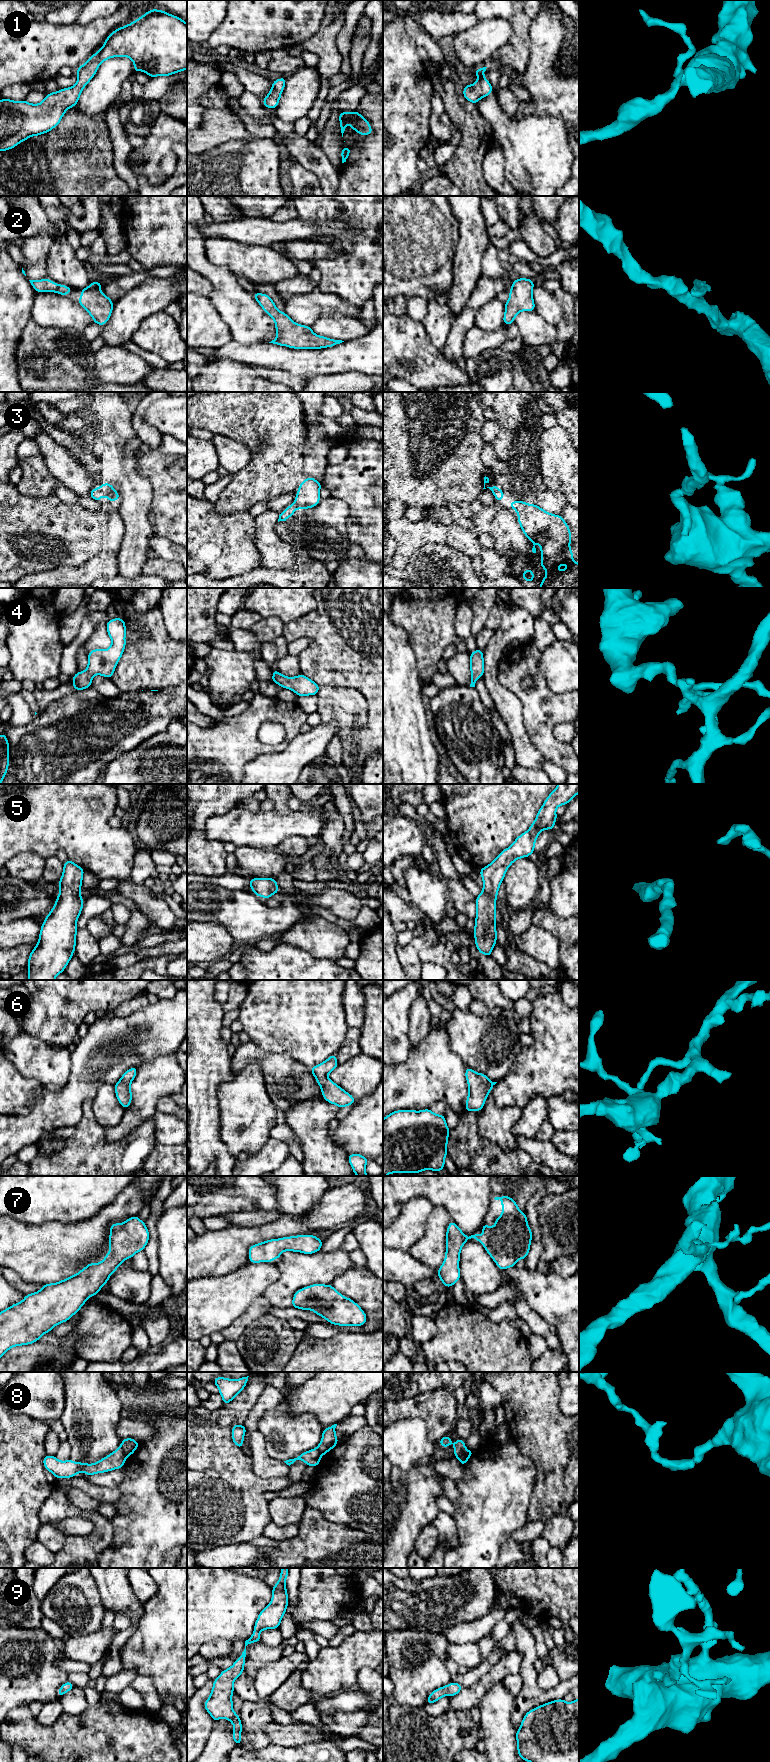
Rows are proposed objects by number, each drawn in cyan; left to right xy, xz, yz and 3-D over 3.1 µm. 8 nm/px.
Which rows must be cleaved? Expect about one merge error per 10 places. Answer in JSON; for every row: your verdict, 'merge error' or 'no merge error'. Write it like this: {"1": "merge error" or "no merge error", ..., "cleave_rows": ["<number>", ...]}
{"1": "no merge error", "2": "no merge error", "3": "no merge error", "4": "no merge error", "5": "no merge error", "6": "no merge error", "7": "no merge error", "8": "merge error", "9": "no merge error", "cleave_rows": ["8"]}

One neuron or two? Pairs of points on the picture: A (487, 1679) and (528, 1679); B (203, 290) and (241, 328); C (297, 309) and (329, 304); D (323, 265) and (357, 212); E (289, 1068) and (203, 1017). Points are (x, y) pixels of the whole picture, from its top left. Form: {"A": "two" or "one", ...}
{"A": "two", "B": "two", "C": "one", "D": "one", "E": "two"}

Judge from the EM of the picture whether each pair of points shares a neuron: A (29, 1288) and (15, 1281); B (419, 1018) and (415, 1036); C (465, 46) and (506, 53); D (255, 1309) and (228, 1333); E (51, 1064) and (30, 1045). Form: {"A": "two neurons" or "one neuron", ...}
{"A": "one neuron", "B": "one neuron", "C": "two neurons", "D": "one neuron", "E": "one neuron"}

